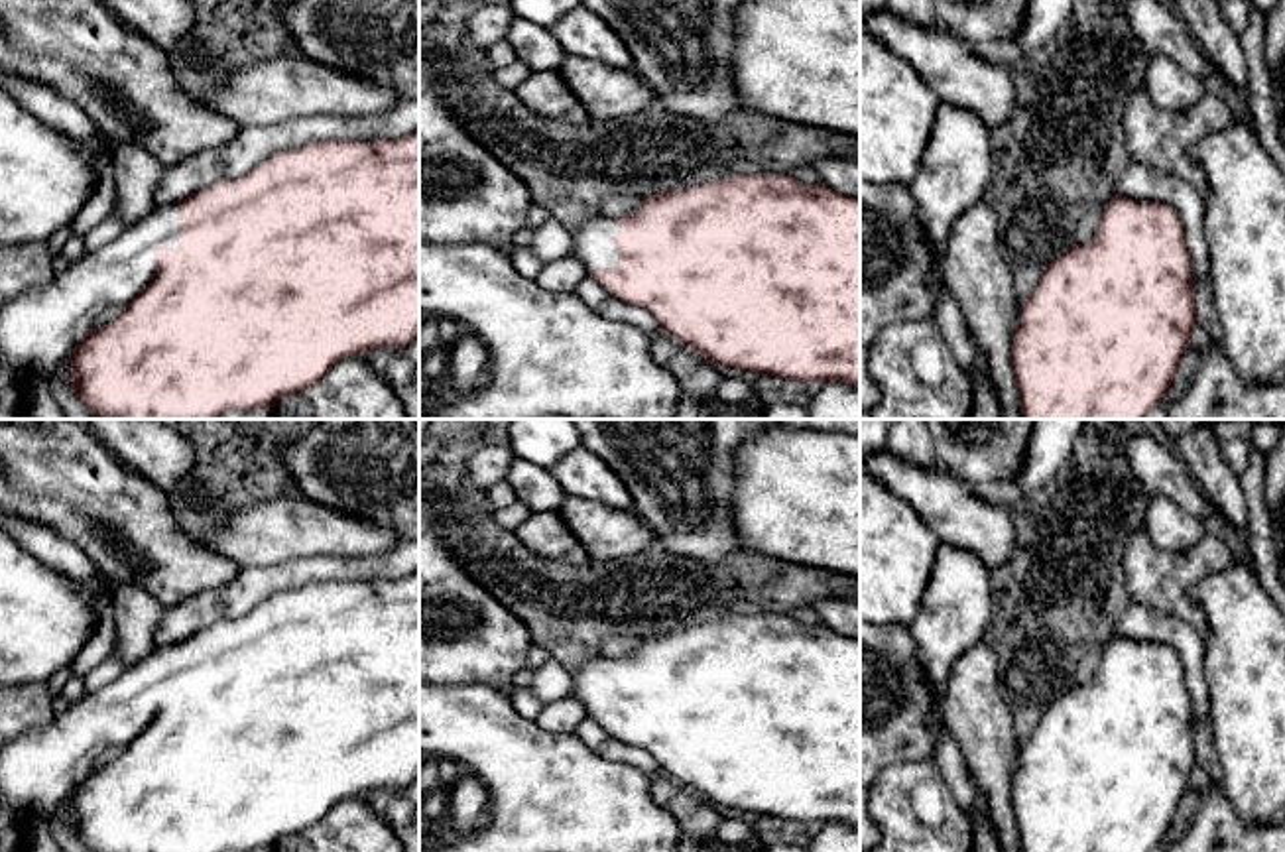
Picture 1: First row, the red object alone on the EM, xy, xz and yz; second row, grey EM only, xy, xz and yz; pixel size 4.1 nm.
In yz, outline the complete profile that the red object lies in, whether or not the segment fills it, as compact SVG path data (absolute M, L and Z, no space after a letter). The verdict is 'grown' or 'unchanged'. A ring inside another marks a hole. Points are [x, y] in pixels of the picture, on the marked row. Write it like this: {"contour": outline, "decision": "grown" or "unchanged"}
{"contour": "M1112 197L1094 238L1057 256L1019 307L1011 366L1023 419L1145 419L1165 397L1194 327L1194 281L1179 214L1159 201Z", "decision": "unchanged"}

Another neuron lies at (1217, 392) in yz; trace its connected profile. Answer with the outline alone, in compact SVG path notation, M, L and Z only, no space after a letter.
M1194 327L1189 338L1189 350L1198 350L1202 362L1189 390L1169 407L1169 419L1285 419L1285 382L1250 384L1240 378L1224 350L1202 327Z

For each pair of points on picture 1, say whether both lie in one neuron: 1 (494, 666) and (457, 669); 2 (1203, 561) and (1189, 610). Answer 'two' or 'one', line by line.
1: one
2: one

